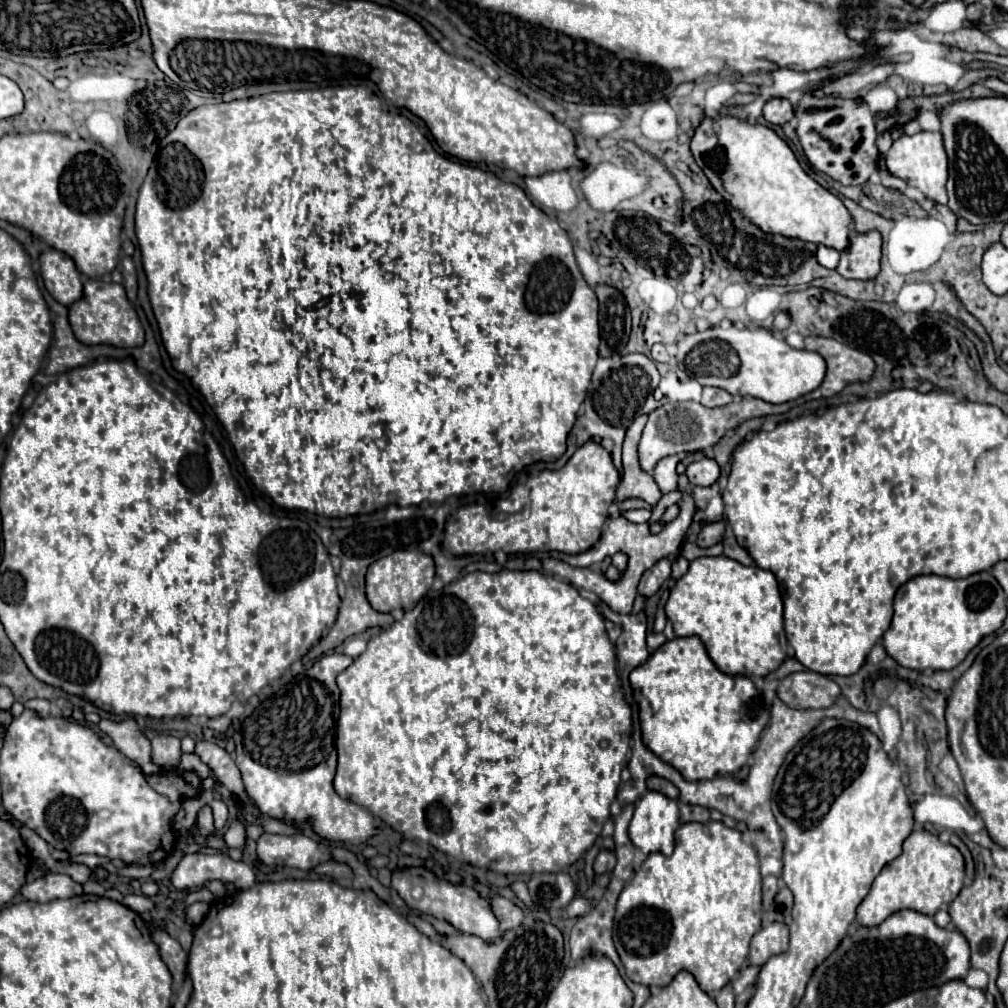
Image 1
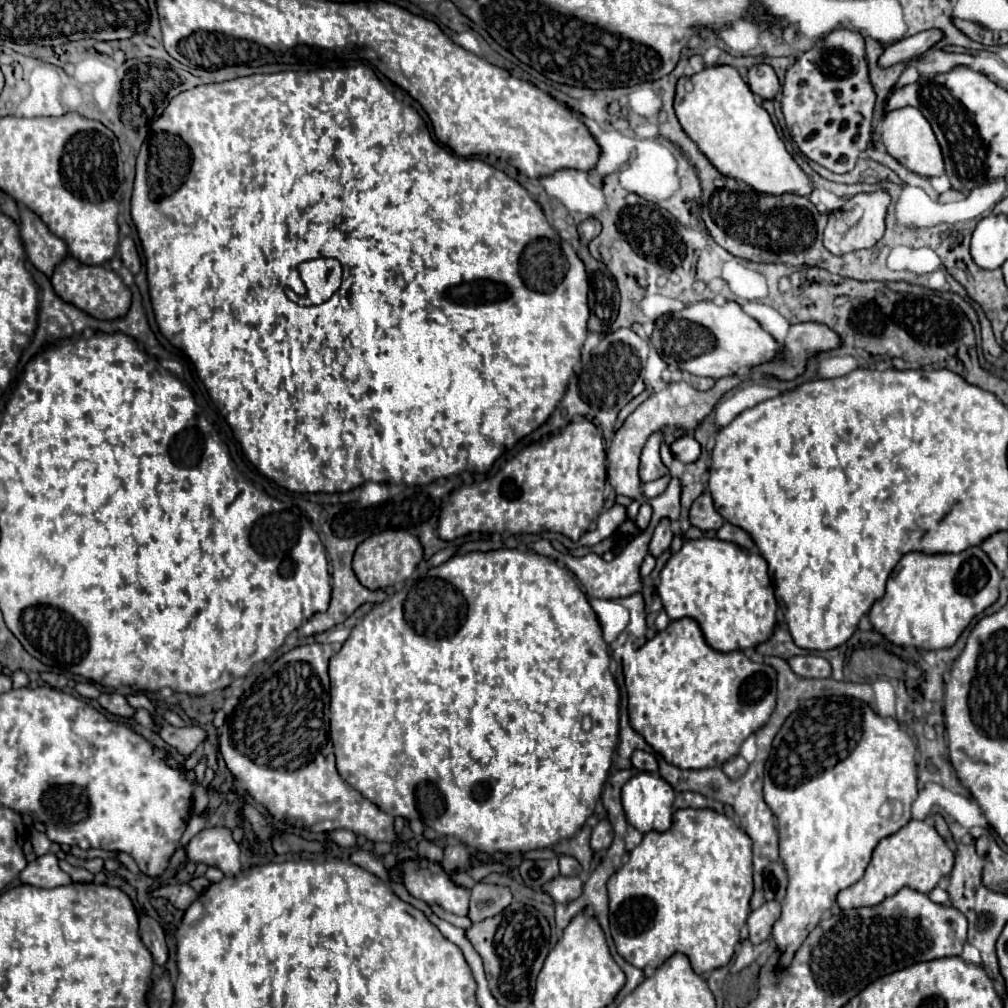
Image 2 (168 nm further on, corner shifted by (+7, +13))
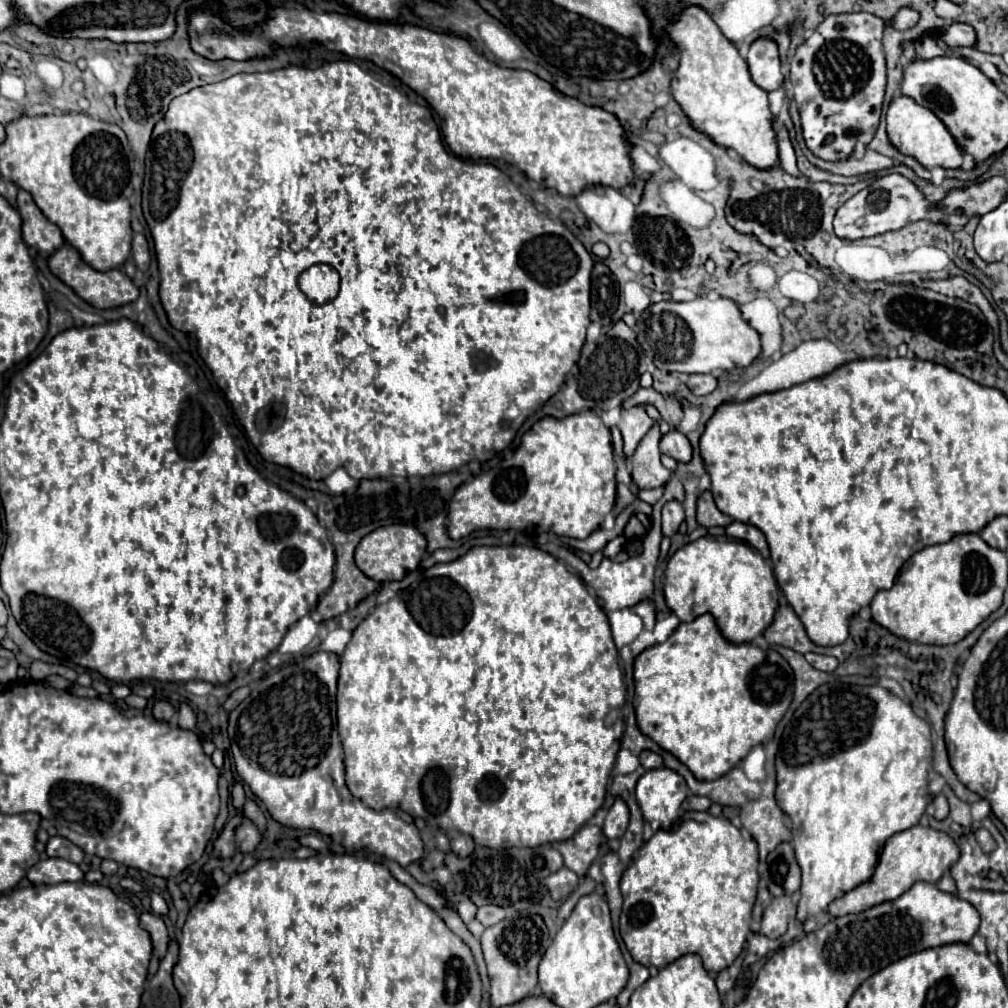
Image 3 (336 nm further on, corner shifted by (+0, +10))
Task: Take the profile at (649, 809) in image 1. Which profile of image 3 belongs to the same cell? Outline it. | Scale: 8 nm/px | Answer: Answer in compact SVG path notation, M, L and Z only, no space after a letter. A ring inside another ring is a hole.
M664 766L648 770L636 784L636 800L642 808L644 820L650 822L652 830L672 826L686 794L686 780L678 772Z

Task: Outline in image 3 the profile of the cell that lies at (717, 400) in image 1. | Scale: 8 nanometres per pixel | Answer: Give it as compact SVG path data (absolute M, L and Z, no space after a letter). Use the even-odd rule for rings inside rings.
M690 374L686 378L686 386L694 396L704 396L718 386L718 380L714 374Z

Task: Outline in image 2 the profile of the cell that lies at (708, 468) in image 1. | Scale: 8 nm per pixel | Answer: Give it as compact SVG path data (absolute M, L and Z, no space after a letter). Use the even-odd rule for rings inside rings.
M685 435L685 437L681 437L681 439L677 439L673 445L671 445L671 453L673 453L673 457L675 459L679 459L681 463L695 463L697 459L699 459L699 455L701 455L701 445L693 439L693 437L689 437L689 435Z

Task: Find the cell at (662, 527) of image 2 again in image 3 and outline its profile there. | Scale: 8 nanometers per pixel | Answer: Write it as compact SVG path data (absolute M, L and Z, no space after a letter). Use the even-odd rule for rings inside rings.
M670 500L664 504L662 508L662 534L664 536L672 536L676 534L678 526L684 520L684 508L678 500Z

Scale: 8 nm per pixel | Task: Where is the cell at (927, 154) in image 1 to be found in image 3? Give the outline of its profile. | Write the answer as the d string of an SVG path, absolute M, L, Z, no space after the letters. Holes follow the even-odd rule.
M904 94L892 98L888 112L886 112L886 120L888 120L890 142L902 154L914 156L928 170L934 168L934 166L942 166L942 168L960 168L962 166L962 158L964 158L962 148L952 138L952 134L944 126L944 122L930 108L916 104L914 98L904 96Z

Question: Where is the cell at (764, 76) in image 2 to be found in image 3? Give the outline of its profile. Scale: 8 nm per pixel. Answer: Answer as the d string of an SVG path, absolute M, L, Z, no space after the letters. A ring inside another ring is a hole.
M756 38L750 44L748 56L746 56L752 80L762 88L762 90L776 90L782 86L784 76L780 70L780 56L778 56L778 46L772 38Z

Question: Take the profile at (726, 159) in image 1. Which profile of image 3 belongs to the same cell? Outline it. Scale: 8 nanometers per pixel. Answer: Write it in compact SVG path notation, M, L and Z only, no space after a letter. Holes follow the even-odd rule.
M686 6L678 14L674 22L666 24L666 34L670 36L670 42L676 44L680 50L680 66L672 76L670 88L674 100L682 106L686 116L690 118L692 126L704 134L708 134L716 144L724 148L734 148L740 158L744 158L748 164L754 164L756 168L770 168L778 164L778 146L776 136L772 130L772 114L768 110L768 98L762 88L758 88L748 72L746 60L740 56L738 48L720 32L720 28L714 24L712 16L702 6Z

